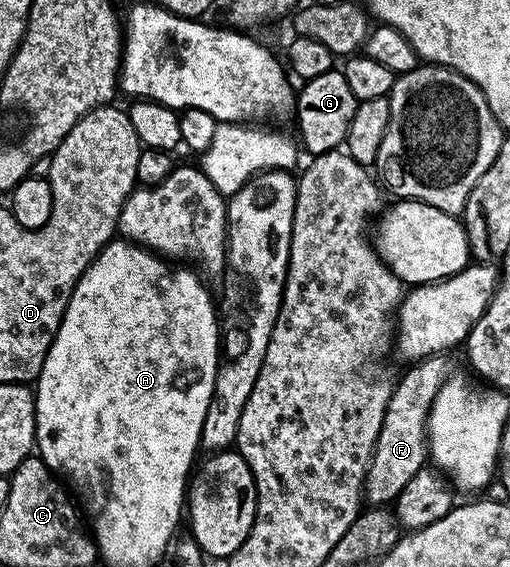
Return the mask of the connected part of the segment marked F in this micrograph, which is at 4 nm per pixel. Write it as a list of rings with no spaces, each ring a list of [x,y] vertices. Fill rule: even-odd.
[[[435,354],[411,363],[406,373],[397,377],[394,393],[386,407],[384,422],[380,426],[380,438],[376,438],[374,453],[370,459],[370,469],[366,471],[364,500],[370,506],[390,506],[398,495],[416,478],[420,469],[428,464],[428,437],[426,423],[430,417],[430,407],[452,368],[446,365],[447,357]]]

